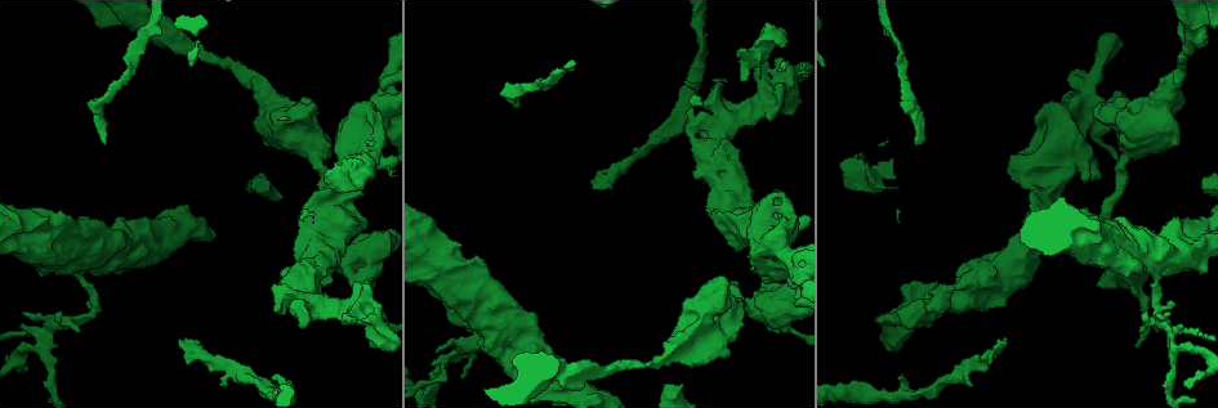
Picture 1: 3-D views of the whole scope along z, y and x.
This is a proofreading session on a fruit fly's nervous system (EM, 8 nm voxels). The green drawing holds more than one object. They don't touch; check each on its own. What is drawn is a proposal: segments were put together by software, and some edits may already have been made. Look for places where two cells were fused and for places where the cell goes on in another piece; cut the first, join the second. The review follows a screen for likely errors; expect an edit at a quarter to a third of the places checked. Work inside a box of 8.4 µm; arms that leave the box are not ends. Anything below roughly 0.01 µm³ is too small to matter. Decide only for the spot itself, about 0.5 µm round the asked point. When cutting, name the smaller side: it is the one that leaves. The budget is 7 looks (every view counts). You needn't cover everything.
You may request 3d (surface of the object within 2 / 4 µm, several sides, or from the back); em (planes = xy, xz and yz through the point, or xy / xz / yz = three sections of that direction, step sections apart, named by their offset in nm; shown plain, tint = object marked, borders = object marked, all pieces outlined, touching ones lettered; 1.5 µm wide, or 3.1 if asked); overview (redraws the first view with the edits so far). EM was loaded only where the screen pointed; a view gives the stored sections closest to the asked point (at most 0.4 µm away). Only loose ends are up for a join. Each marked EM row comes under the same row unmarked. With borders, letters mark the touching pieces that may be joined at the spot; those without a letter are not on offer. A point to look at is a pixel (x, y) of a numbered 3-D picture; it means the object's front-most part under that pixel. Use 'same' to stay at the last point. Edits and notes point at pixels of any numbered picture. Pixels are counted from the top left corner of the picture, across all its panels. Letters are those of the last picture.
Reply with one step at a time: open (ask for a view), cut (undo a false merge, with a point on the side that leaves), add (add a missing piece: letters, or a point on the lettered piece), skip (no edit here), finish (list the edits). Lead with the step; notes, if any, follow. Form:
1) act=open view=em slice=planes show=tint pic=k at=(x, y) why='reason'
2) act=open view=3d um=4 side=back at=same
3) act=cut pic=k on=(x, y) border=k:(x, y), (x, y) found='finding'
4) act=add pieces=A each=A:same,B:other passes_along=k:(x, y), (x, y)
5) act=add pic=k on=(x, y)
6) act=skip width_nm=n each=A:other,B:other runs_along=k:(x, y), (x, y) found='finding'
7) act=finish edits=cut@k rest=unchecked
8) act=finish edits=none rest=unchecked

act=open view=3d um=4 pic=1 at=(316, 158)

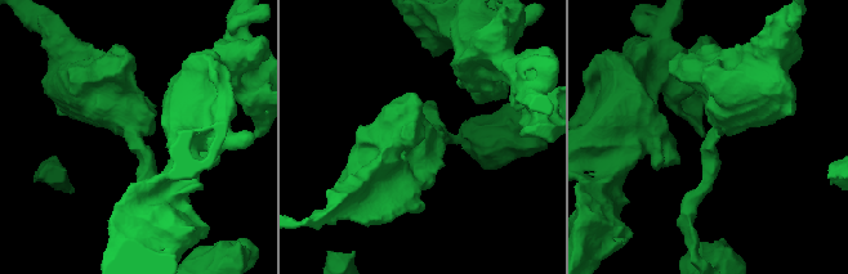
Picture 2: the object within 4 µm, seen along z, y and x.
act=open view=em slice=yz step=8 show=borders pic=2 at=(714, 136) arm_widths_nm=200,650

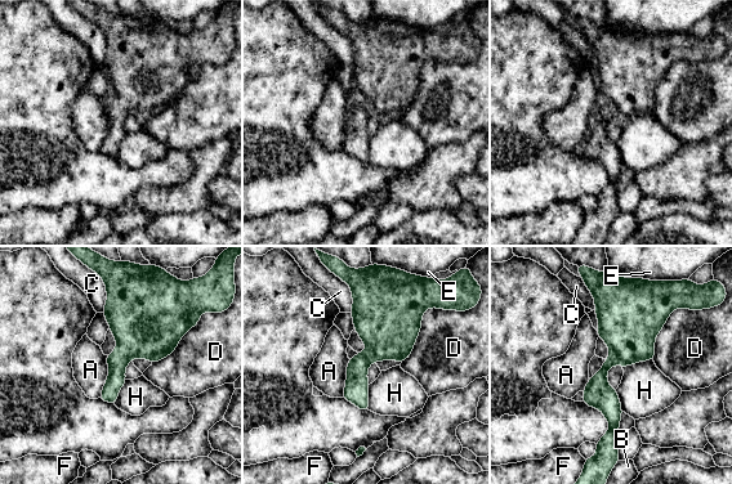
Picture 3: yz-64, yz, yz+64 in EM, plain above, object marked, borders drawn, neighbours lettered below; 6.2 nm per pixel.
act=skip longest_contact=D:400nm each=A:other,B:other,C:other,D:other,E:other,F:other,H:other runs_along=3:(619, 295), (619, 353), (602, 372), (608, 444) found='all the same cell'

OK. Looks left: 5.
act=open view=3d um=4 pic=1 at=(311, 319) why='branch stops here'

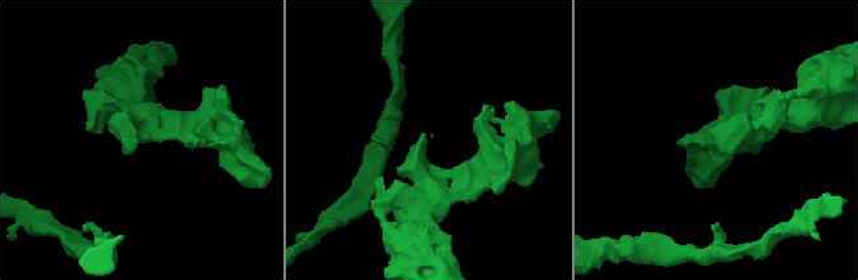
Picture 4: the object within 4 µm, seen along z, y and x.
act=open view=em slice=xy step=4 show=borders pic=4 at=(715, 141) why='shape alone is not enough'

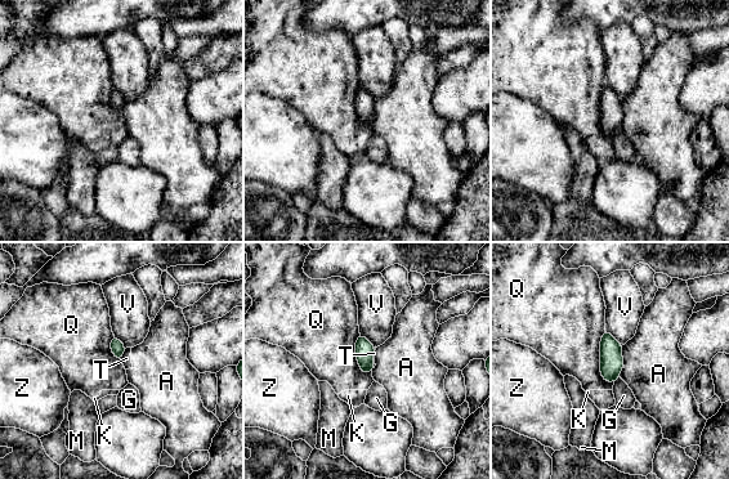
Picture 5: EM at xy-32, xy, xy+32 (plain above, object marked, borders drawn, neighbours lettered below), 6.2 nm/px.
act=open view=em slice=planes show=borders at=same why='another direction'

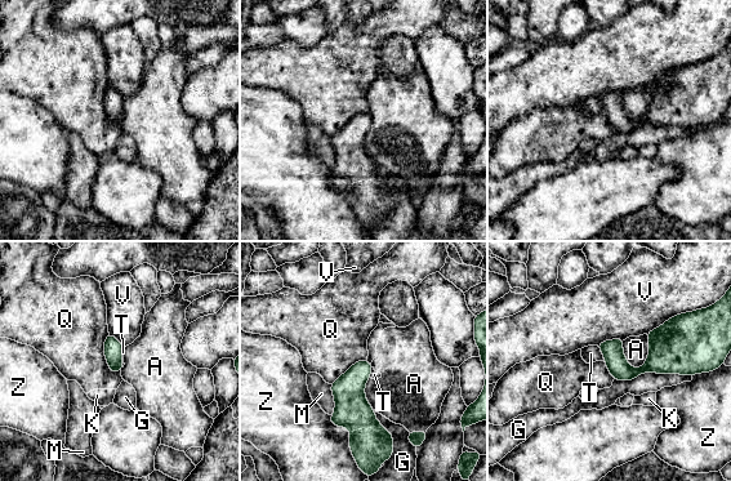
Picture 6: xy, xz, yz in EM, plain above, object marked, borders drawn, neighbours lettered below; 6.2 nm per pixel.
act=skip each=A:other,G:other,K:other,M:other,Q:other,T:other,V:other,Z:other found='no lettered piece goes on from it'

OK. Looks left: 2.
act=finish edits=none rest=unchecked

